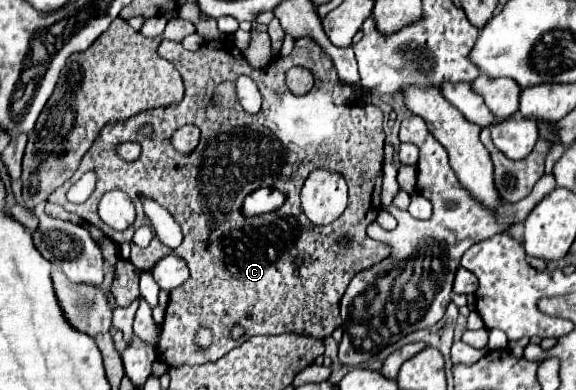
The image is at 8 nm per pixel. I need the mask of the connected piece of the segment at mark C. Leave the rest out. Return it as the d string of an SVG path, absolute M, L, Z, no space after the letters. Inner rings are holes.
M310 37L296 39L294 51L288 57L270 61L268 69L250 67L242 51L230 41L210 41L192 53L186 51L182 43L162 39L158 55L172 61L180 71L186 83L184 101L176 107L142 111L124 123L108 123L84 155L74 177L58 187L48 201L100 227L112 241L130 243L130 261L140 271L152 271L154 265L170 253L186 259L190 279L182 285L182 291L170 293L162 339L156 349L170 367L218 361L254 335L294 333L314 339L330 337L342 323L338 303L350 279L390 255L388 245L366 235L366 227L374 221L374 217L368 215L380 207L372 205L372 197L376 187L380 191L382 185L386 141L382 111L372 103L360 101L344 81L338 79L336 83L334 63ZM296 65L308 67L316 77L314 89L302 97L292 95L284 85L286 71ZM238 75L252 77L262 93L262 109L256 115L246 113L238 103L234 87ZM144 123L154 127L154 137L142 139L140 159L128 163L114 157L114 143L138 141L138 129ZM184 123L194 123L202 131L202 139L190 155L182 155L170 147L170 135ZM324 167L344 175L350 197L346 213L342 213L336 223L316 227L300 207L300 187L310 171ZM88 171L94 171L98 177L92 197L82 205L68 203L66 191ZM258 187L276 187L286 195L286 201L272 213L244 217L240 211L242 199ZM110 189L122 189L136 205L136 221L126 231L114 231L98 217L98 201ZM138 193L152 197L178 221L184 233L180 247L170 249L162 245L158 237L154 237L146 249L132 243L134 231L150 225L144 211L138 211ZM298 257L302 259L300 265L296 265ZM296 269L300 273L298 279L294 277ZM236 325L244 329L244 335L234 341L232 329ZM200 329L212 331L212 345L208 349L196 345Z

